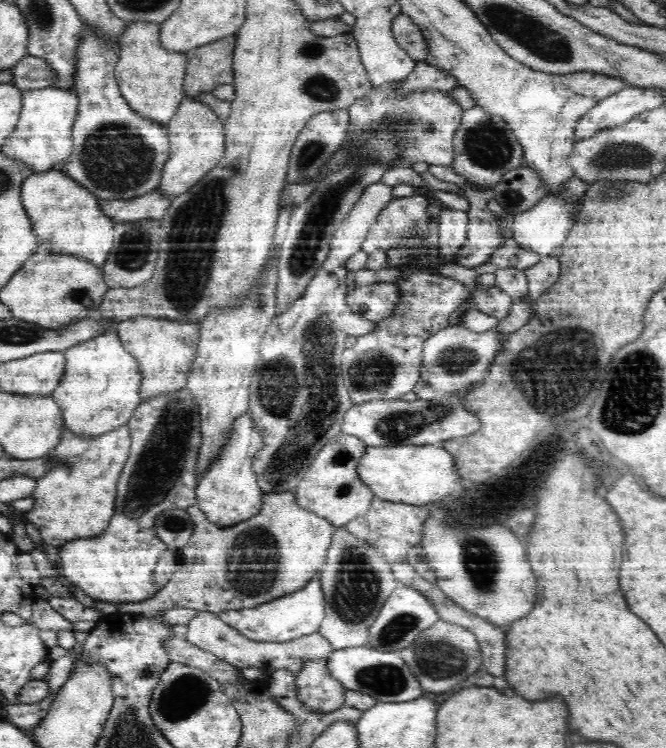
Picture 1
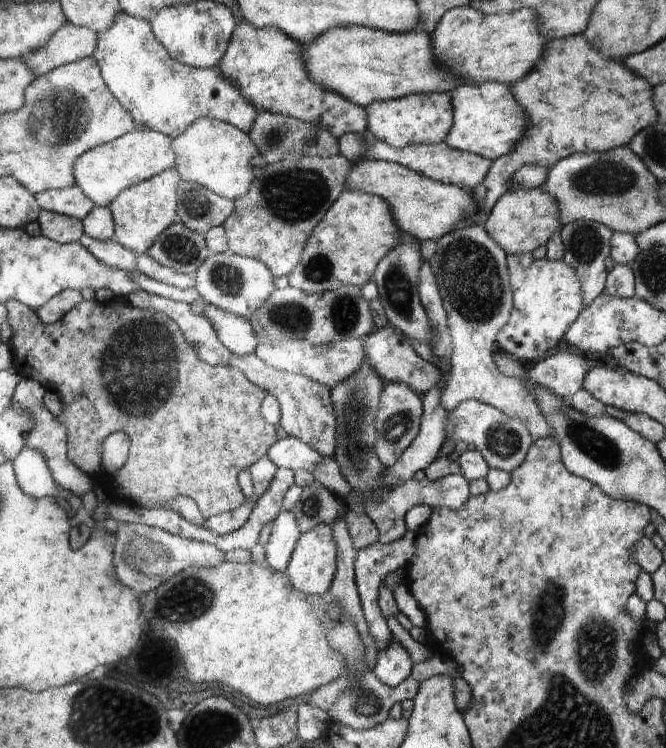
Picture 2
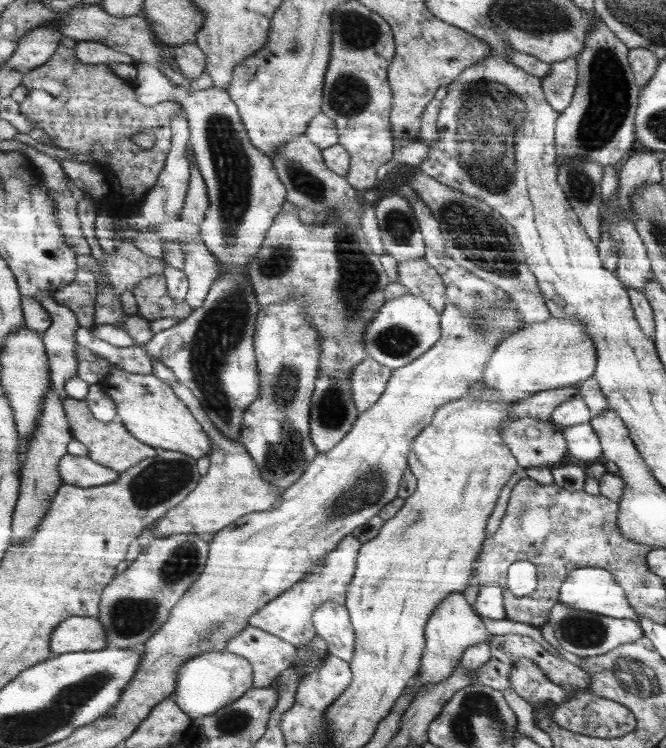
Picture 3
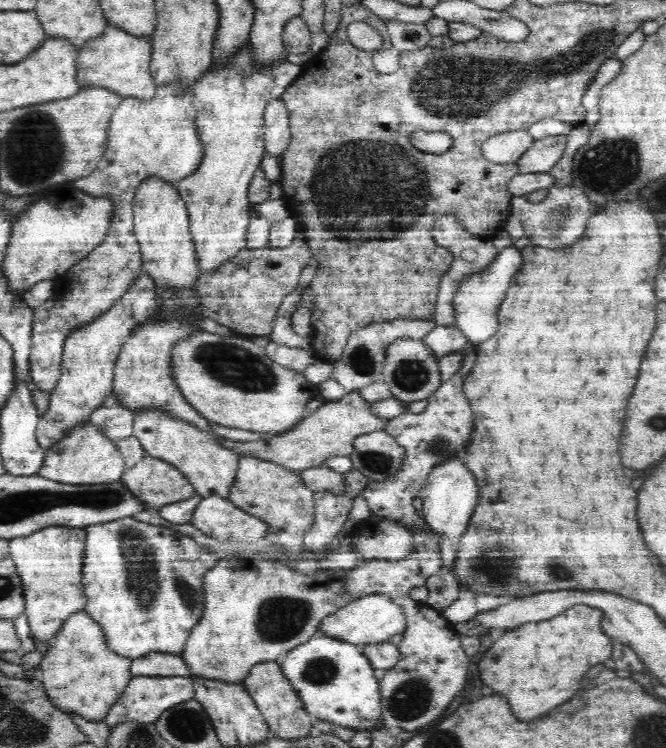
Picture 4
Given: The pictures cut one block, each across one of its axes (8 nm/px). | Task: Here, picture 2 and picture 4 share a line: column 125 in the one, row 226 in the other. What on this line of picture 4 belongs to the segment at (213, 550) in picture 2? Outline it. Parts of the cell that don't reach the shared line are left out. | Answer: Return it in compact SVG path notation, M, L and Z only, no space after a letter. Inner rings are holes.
M553 185L542 202L530 202L525 196L512 197L511 214L521 220L523 232L529 244L542 245L546 249L556 249L562 242L574 242L578 234L582 234L582 226L586 226L586 214L590 214L590 199L585 191L574 185Z

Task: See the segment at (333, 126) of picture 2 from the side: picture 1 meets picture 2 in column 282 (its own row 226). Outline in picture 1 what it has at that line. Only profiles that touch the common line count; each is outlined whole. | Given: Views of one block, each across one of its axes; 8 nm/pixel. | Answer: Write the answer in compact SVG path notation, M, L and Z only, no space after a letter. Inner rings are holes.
M58 167L47 171L32 174L21 189L22 205L30 217L34 236L38 237L38 246L50 249L54 256L62 253L84 258L101 268L113 248L116 222L100 210L100 199L94 193L71 181Z

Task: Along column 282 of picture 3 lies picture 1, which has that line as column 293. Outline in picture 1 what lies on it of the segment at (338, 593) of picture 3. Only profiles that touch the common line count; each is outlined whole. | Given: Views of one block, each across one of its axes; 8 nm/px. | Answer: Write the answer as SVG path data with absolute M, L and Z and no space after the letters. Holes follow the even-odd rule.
M318 575L312 579L304 589L284 598L266 602L256 608L227 610L217 615L243 637L255 641L290 642L294 638L314 634L319 630L325 617L325 597Z

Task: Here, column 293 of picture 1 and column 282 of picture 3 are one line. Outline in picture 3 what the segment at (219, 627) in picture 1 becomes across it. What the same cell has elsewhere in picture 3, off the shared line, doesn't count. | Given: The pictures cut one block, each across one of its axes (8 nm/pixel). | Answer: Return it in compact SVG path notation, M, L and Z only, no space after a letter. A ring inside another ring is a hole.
M248 626L228 642L226 650L244 658L253 668L253 688L270 686L297 658L296 647L274 634Z

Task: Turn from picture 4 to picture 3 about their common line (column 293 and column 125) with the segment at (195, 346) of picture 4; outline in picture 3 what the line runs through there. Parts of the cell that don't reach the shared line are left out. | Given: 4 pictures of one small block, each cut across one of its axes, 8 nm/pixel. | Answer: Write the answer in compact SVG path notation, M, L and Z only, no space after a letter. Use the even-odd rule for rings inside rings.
M112 365L110 367L110 375L106 380L98 382L103 390L114 400L116 404L116 418L114 422L122 422L124 426L137 439L141 439L143 443L154 448L161 448L166 450L182 451L186 455L190 455L196 460L208 455L212 452L213 444L210 442L209 436L202 428L201 423L198 422L186 403L174 394L174 390L169 383L165 383L162 379L152 374L134 374L126 372L120 367Z

